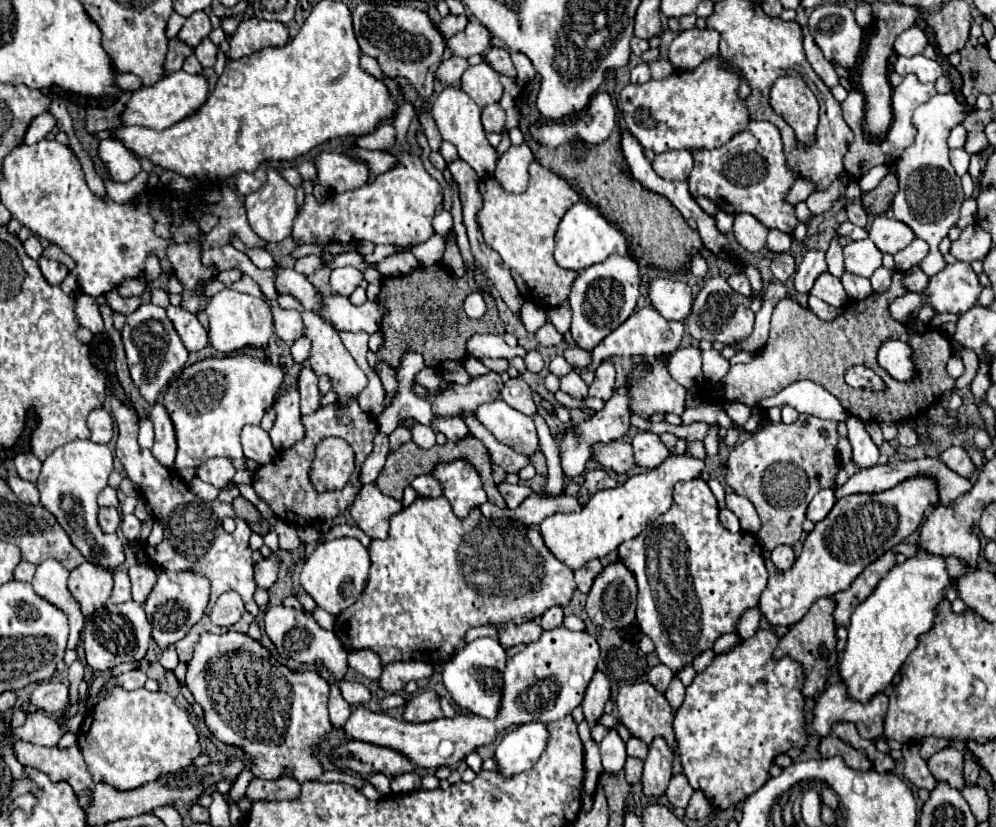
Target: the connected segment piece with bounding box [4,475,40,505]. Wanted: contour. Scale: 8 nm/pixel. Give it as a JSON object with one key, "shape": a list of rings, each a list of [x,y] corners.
{"shape":[[[6,475],[4,481],[8,481],[8,487],[16,493],[16,497],[22,501],[22,503],[28,503],[28,505],[38,505],[38,489],[34,483],[30,481],[24,481],[20,479],[18,475]]]}

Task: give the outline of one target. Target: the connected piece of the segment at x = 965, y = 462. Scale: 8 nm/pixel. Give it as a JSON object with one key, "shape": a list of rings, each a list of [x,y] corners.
{"shape":[[[948,447],[940,453],[940,461],[950,467],[952,471],[956,471],[962,477],[970,477],[974,473],[974,465],[970,461],[970,457],[966,455],[966,451],[962,447]]]}

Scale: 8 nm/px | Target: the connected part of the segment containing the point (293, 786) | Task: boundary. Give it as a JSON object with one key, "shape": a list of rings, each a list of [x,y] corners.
{"shape":[[[284,771],[276,779],[252,777],[246,797],[250,801],[294,801],[300,797],[300,783],[292,777],[292,771]]]}

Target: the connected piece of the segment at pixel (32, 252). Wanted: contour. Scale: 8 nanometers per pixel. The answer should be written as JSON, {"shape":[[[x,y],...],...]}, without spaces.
{"shape":[[[28,237],[26,241],[24,241],[24,249],[26,249],[26,253],[32,257],[32,259],[40,259],[42,257],[42,245],[40,245],[40,239],[38,237]]]}

